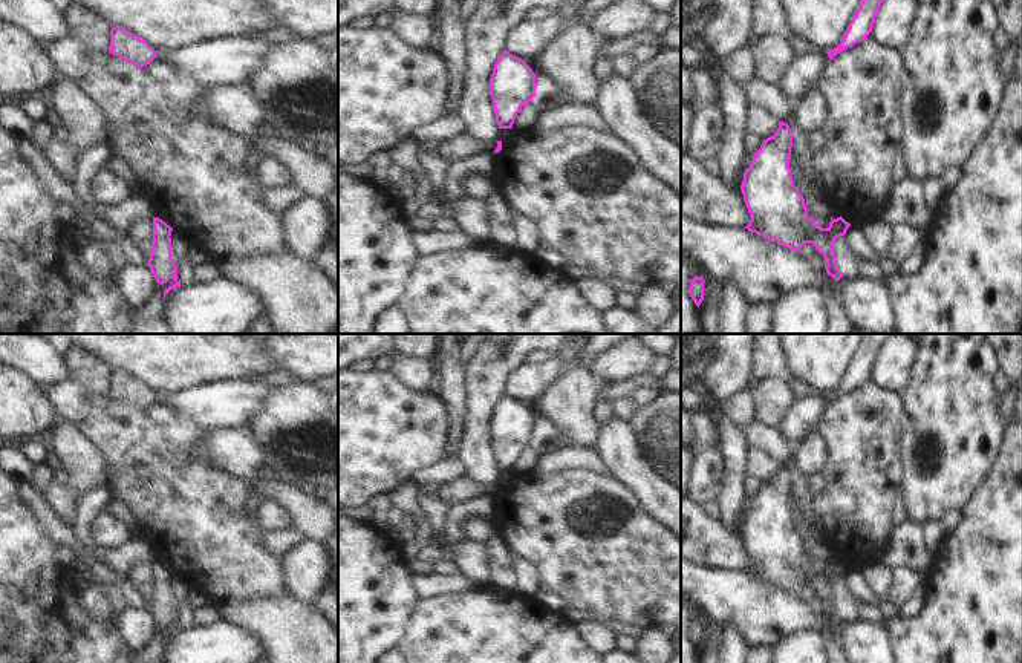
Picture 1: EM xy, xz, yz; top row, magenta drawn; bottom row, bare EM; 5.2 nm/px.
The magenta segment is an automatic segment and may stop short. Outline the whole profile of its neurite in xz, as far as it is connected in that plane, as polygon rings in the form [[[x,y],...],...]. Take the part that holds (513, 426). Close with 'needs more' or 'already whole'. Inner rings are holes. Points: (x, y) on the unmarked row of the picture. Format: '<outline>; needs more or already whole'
[[[503,394],[493,410],[490,438],[499,472],[513,472],[522,449],[535,439],[535,416],[522,401]]]; already whole

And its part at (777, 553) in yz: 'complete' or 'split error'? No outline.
complete

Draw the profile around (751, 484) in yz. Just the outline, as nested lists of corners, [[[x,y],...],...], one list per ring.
[[[747,473],[744,478],[744,490],[748,498],[754,498],[763,485],[763,481],[753,473]]]

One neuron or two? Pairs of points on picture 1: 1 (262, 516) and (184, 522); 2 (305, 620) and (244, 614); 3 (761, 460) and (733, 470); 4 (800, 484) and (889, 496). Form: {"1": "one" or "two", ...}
{"1": "two", "2": "one", "3": "two", "4": "two"}

